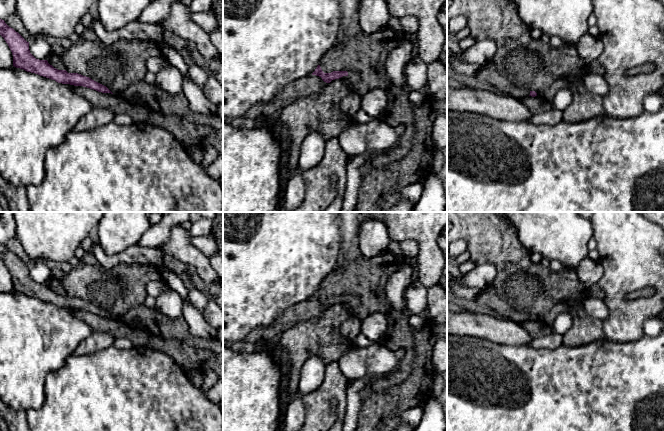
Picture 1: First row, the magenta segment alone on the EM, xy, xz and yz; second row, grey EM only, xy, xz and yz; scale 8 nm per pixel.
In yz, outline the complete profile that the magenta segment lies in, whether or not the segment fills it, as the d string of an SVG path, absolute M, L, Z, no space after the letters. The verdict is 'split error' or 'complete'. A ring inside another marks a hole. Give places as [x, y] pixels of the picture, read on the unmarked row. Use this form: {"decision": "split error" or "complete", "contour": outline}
{"decision": "split error", "contour": "M490 285L482 290L481 294L474 302L474 305L482 311L489 312L498 317L511 320L521 325L528 320L537 320L535 315L529 315L527 313L517 311L507 302L502 300L498 296L496 288L493 285Z"}

